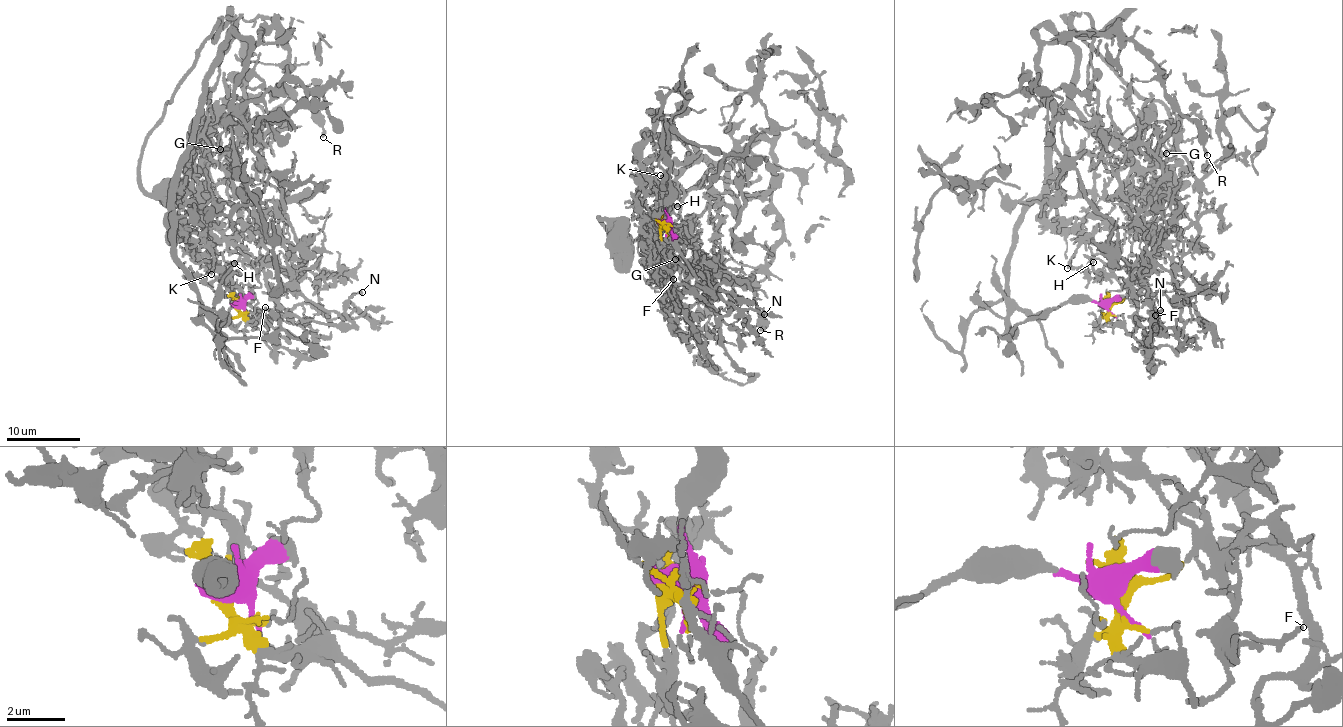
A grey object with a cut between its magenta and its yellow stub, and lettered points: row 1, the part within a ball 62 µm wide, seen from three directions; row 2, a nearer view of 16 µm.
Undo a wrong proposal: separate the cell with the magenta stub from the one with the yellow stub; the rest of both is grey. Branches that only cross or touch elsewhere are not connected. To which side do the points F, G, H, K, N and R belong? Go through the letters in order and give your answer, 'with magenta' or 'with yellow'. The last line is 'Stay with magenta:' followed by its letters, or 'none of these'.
F: with yellow
G: with yellow
H: with yellow
K: with yellow
N: with yellow
R: with magenta
Stay with magenta: R

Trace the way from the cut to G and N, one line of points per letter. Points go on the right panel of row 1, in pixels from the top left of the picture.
G: (1108, 304), (1147, 291), (1147, 281), (1131, 250), (1130, 215), (1136, 199), (1159, 179), (1166, 153)
N: (1108, 304), (1130, 299), (1137, 311), (1137, 325), (1141, 325), (1144, 337), (1148, 339), (1151, 312), (1161, 309)

